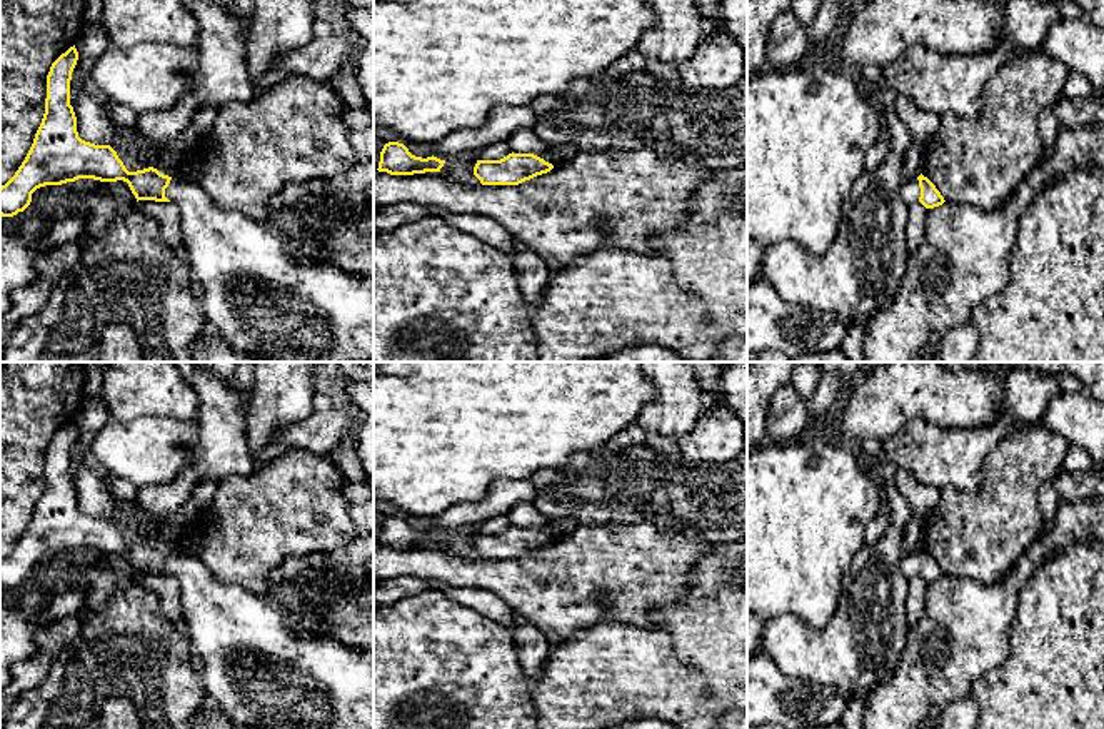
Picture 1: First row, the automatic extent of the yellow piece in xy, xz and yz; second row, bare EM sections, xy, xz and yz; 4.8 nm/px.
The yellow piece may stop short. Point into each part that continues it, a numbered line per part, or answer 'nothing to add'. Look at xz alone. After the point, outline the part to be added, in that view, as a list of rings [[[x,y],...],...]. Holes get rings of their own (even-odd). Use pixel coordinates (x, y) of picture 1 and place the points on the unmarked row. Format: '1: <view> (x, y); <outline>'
1: xz (549, 527); [[[545,519],[545,522],[535,529],[552,537],[554,540],[564,539],[569,534],[567,530],[559,527],[554,519]]]

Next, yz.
1: yz (911, 564); [[[914,552],[914,554],[907,556],[907,557],[902,557],[899,567],[901,567],[901,571],[902,571],[907,577],[919,576],[919,571],[921,571],[919,554]]]

